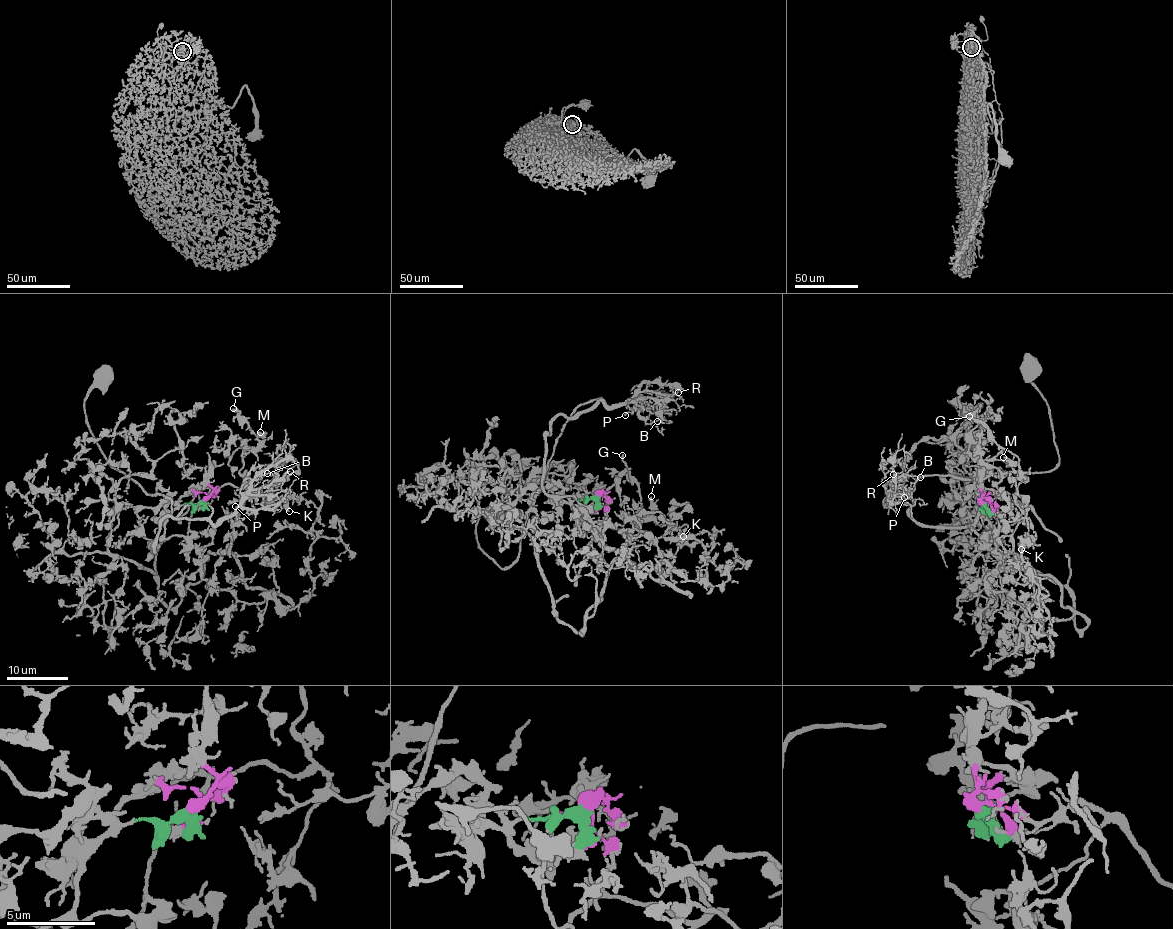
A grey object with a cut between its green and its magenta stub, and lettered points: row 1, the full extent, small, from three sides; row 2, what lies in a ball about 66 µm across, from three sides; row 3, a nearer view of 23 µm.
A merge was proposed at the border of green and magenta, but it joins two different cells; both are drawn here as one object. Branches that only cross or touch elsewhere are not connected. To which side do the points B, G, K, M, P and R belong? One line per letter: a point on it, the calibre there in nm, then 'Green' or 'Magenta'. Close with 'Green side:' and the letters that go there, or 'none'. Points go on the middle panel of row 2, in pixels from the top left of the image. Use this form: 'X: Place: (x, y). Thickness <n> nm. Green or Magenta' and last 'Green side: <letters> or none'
B: Place: (657, 421). Thickness 90 nm. Green
G: Place: (622, 455). Thickness 190 nm. Magenta
K: Place: (683, 536). Thickness 360 nm. Magenta
M: Place: (651, 496). Thickness 220 nm. Magenta
P: Place: (625, 415). Thickness 150 nm. Green
R: Place: (678, 392). Thickness 130 nm. Green
Green side: B, P, R

